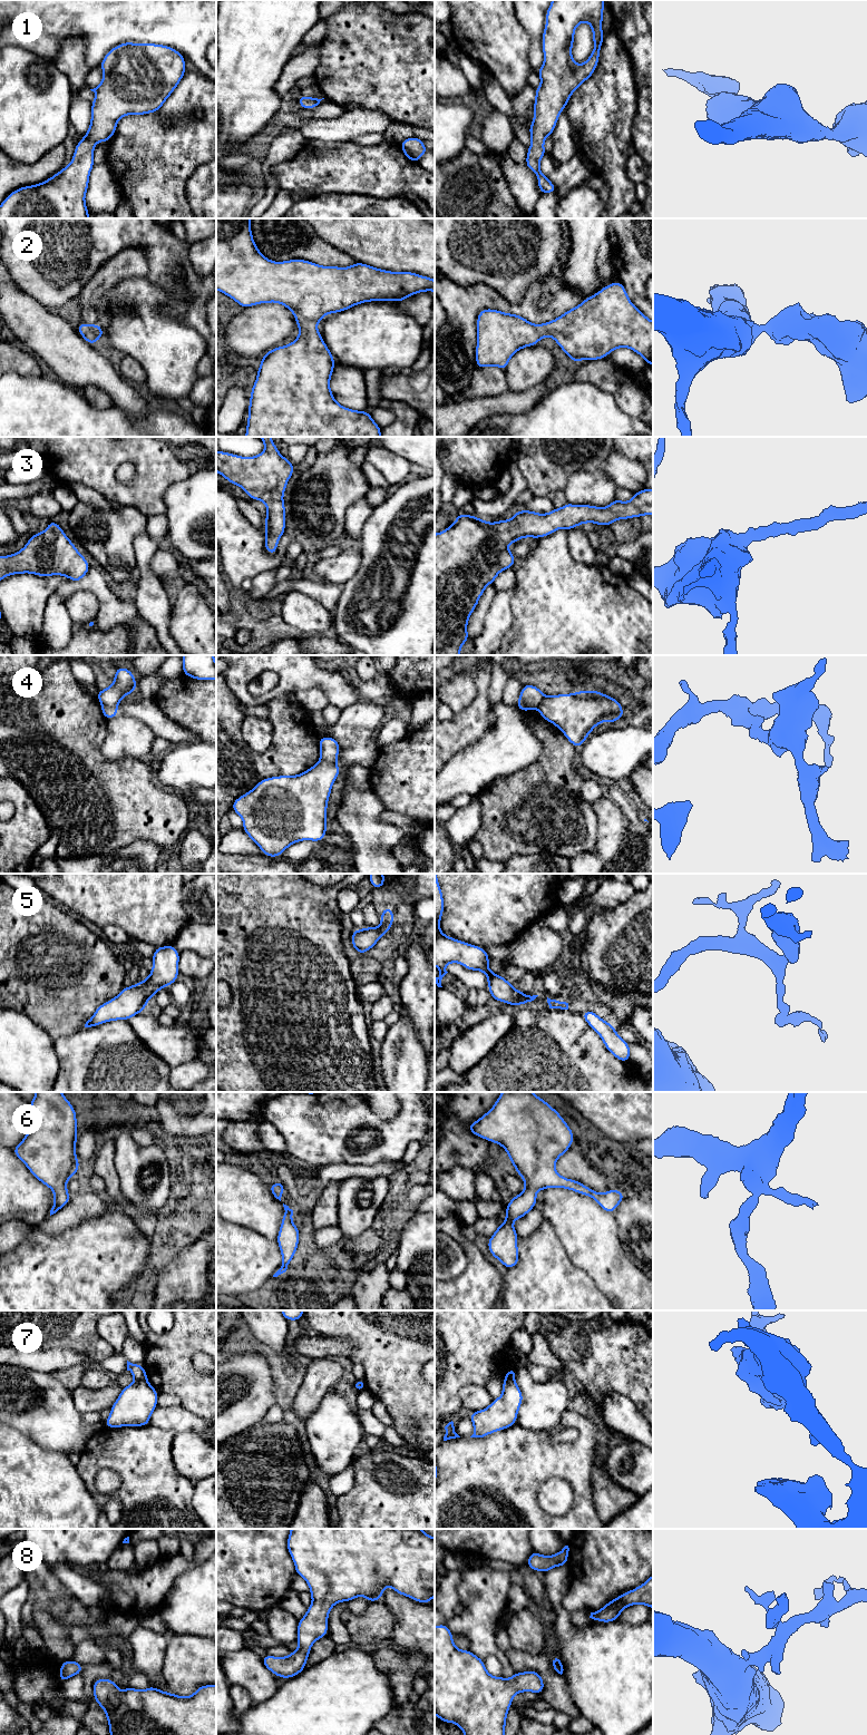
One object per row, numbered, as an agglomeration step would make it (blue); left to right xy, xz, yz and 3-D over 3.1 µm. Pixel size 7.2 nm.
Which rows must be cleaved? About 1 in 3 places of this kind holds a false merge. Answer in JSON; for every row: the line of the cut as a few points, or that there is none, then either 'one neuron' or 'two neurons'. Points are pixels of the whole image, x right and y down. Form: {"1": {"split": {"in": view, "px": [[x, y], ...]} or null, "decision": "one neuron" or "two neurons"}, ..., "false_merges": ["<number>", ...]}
{"1": {"split": null, "decision": "one neuron"}, "2": {"split": null, "decision": "one neuron"}, "3": {"split": null, "decision": "one neuron"}, "4": {"split": {"in": "xy", "px": [[101, 704], [116, 707]]}, "decision": "two neurons"}, "5": {"split": null, "decision": "one neuron"}, "6": {"split": null, "decision": "one neuron"}, "7": {"split": {"in": "xy", "px": [[146, 1378], [136, 1381]]}, "decision": "two neurons"}, "8": {"split": null, "decision": "one neuron"}, "false_merges": ["4", "7"]}

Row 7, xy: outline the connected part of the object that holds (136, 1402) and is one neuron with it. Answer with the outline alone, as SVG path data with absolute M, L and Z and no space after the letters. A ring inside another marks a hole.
M147 1380L135 1381L123 1387L104 1426L114 1429L149 1425L150 1415L157 1407L157 1397L158 1392Z

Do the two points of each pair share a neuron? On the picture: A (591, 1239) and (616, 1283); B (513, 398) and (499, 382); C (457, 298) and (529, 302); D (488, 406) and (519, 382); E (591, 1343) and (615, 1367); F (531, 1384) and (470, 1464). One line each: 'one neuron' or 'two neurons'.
A: one neuron
B: two neurons
C: one neuron
D: two neurons
E: one neuron
F: two neurons

